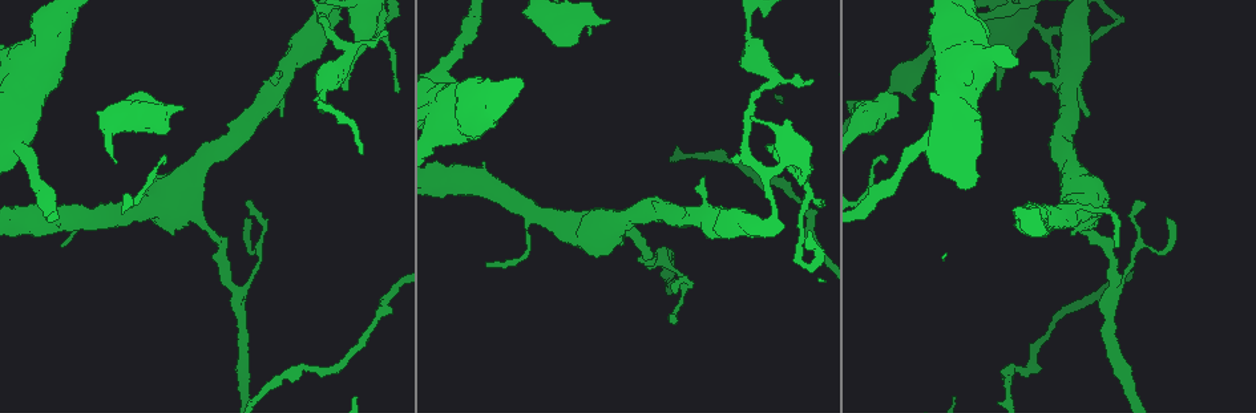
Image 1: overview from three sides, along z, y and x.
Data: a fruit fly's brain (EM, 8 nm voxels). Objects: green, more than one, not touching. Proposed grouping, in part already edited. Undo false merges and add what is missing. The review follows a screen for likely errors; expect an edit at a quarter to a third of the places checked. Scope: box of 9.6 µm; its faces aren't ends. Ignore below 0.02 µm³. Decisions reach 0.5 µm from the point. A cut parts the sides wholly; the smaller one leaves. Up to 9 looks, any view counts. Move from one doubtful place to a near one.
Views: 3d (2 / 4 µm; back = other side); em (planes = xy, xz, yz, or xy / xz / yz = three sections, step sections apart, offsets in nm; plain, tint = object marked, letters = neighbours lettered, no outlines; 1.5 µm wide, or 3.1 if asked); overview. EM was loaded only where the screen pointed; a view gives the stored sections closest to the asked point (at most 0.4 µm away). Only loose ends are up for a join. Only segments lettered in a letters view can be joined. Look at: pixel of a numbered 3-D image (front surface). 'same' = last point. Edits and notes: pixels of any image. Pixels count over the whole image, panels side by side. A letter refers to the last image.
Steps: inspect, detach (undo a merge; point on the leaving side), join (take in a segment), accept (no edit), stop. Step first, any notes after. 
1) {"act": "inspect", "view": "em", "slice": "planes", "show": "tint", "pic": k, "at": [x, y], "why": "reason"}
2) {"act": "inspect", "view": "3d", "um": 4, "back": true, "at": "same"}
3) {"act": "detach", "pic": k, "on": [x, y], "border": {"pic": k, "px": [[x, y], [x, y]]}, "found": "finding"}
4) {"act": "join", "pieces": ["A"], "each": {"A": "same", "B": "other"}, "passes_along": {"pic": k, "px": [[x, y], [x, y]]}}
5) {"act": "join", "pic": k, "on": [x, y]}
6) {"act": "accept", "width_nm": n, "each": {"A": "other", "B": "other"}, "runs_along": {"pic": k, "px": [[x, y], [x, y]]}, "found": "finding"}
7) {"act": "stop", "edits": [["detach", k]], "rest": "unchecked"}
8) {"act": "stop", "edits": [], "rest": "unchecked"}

{"act": "inspect", "view": "em", "slice": "planes", "show": "letters", "pic": 1, "at": [608, 21], "why": "an open end"}

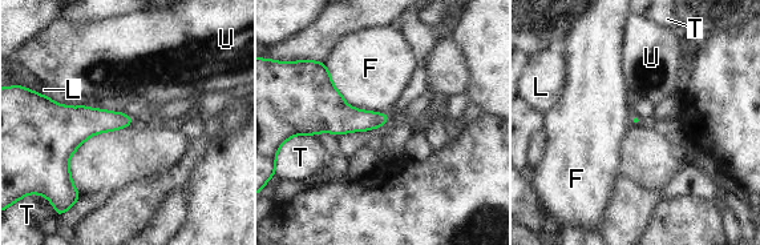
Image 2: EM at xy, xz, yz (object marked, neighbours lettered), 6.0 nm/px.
{"act": "accept", "each": {"F": "other", "L": "other", "T": "other", "U": "other"}, "border": {"pic": 2, "px": [[324, 63], [348, 104], [388, 113]]}, "found": "no lettered segment goes on from it"}

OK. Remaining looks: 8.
{"act": "inspect", "view": "3d", "um": 2, "pic": 1, "at": [388, 32], "why": "branch stops here"}

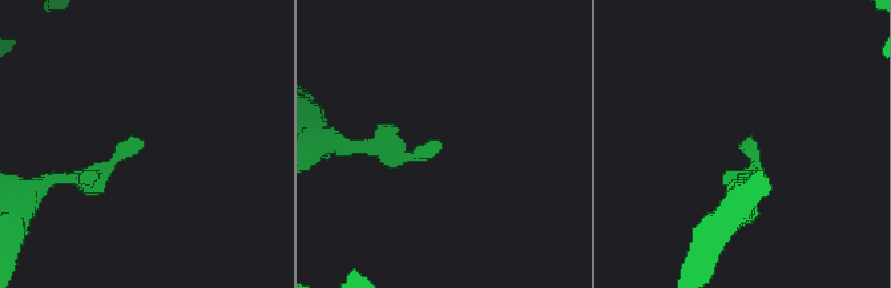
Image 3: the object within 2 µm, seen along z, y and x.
{"act": "inspect", "view": "em", "slice": "planes", "show": "plain", "pic": 3, "at": [144, 143], "why": "shape alone is not enough"}

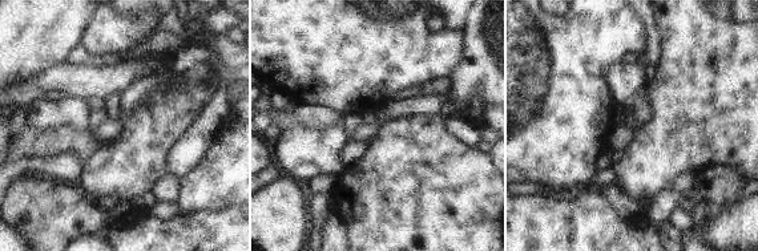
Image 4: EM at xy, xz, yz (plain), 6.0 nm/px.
{"act": "inspect", "view": "em", "slice": "planes", "show": "letters", "at": "same", "why": "what lies round it"}

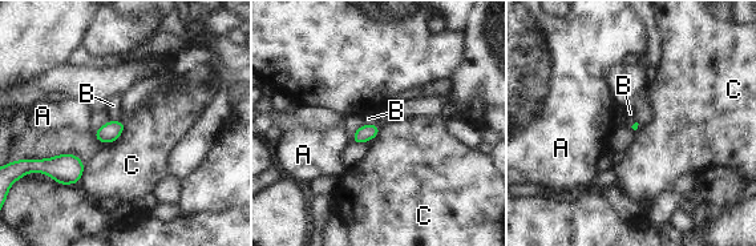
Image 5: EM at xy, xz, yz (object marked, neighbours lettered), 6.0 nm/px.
{"act": "accept", "each": {"A": "other", "B": "other", "C": "other"}, "border": {"pic": 5, "px": [[125, 122], [124, 130], [109, 144]]}, "found": "none of them fits"}

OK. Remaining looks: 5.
{"act": "inspect", "view": "3d", "um": 2, "pic": 1, "at": [1116, 22], "why": "sharp bend"}

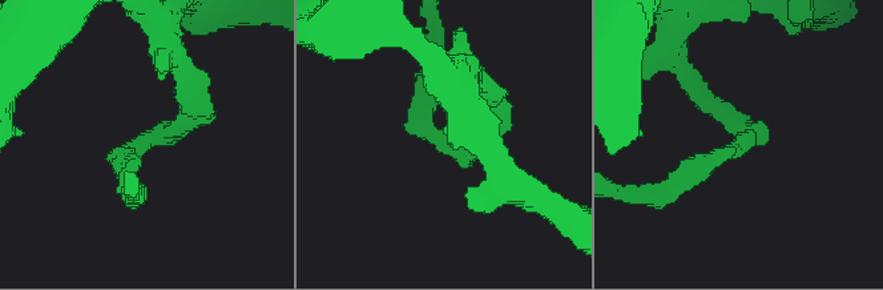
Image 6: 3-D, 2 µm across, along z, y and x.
{"act": "inspect", "view": "em", "slice": "planes", "show": "tint", "pic": 6, "at": [150, 135]}

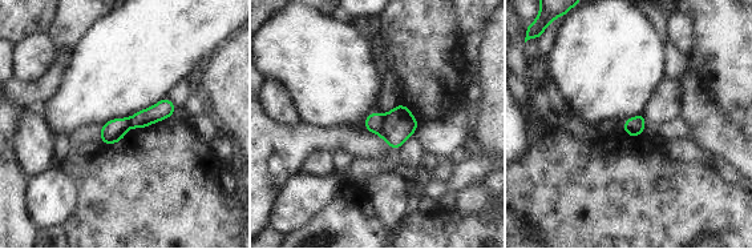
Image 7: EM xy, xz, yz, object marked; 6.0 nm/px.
{"act": "inspect", "view": "em", "slice": "planes", "show": "letters", "at": "same"}

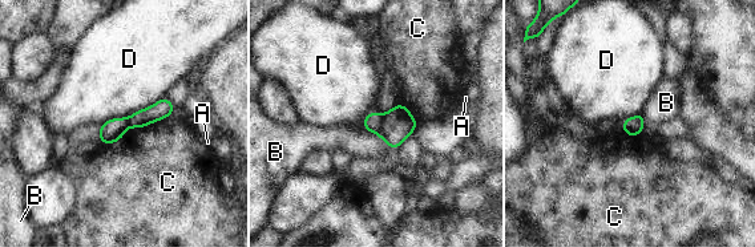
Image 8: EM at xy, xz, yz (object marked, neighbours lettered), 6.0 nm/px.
{"act": "detach", "pic": 8, "on": [372, 121], "each": {"A": "other", "B": "other", "C": "other", "D": "other"}, "border": {"pic": 8, "px": [[382, 114], [382, 122], [376, 132]]}, "found": "a second neuron is stuck on"}

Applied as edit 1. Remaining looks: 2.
{"act": "stop", "edits": [["detach", 8]], "rest": "unchecked"}

